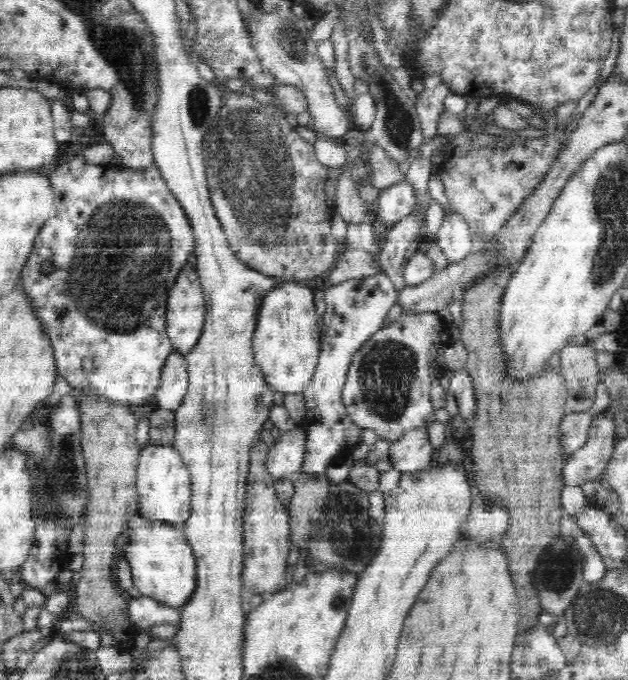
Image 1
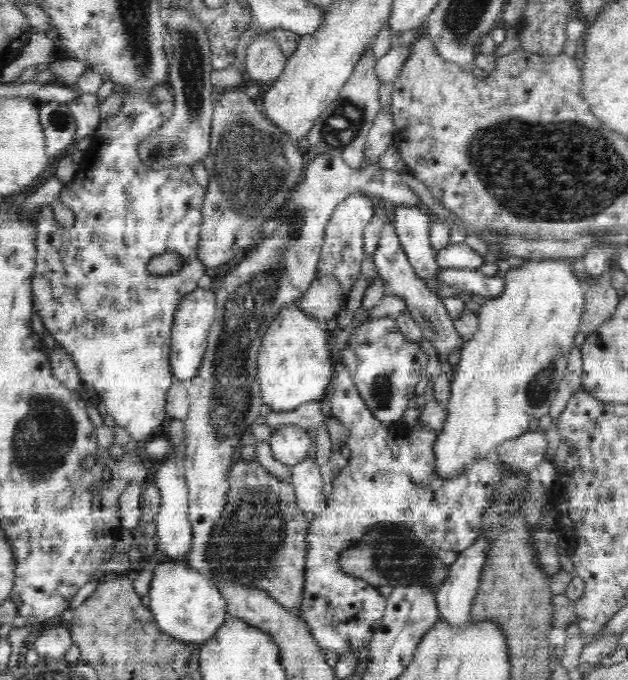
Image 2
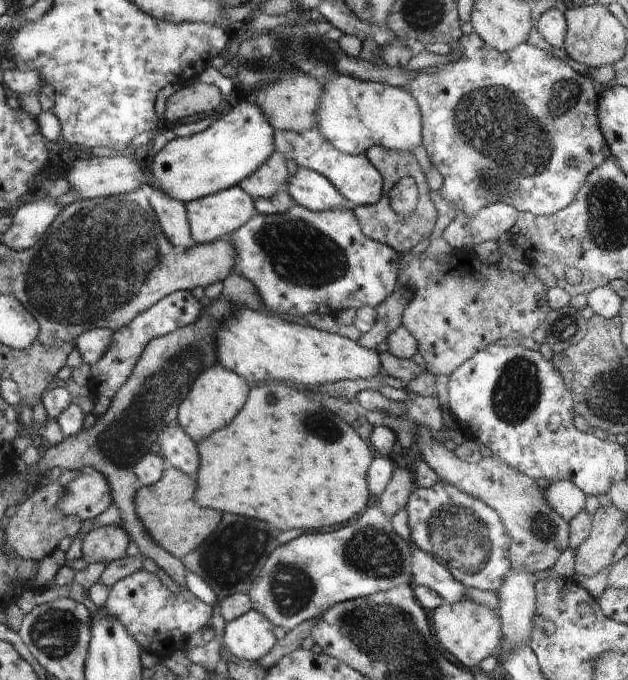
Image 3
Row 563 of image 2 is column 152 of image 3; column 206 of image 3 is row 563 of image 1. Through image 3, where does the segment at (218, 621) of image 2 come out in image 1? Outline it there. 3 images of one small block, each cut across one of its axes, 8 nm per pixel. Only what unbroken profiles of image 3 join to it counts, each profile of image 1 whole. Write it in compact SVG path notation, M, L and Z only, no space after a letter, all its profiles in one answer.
M132 520L130 522L130 542L126 546L126 560L134 570L134 586L140 590L140 596L150 596L158 604L182 610L196 596L198 588L198 562L194 556L192 544L186 540L184 528L176 530L158 522Z

